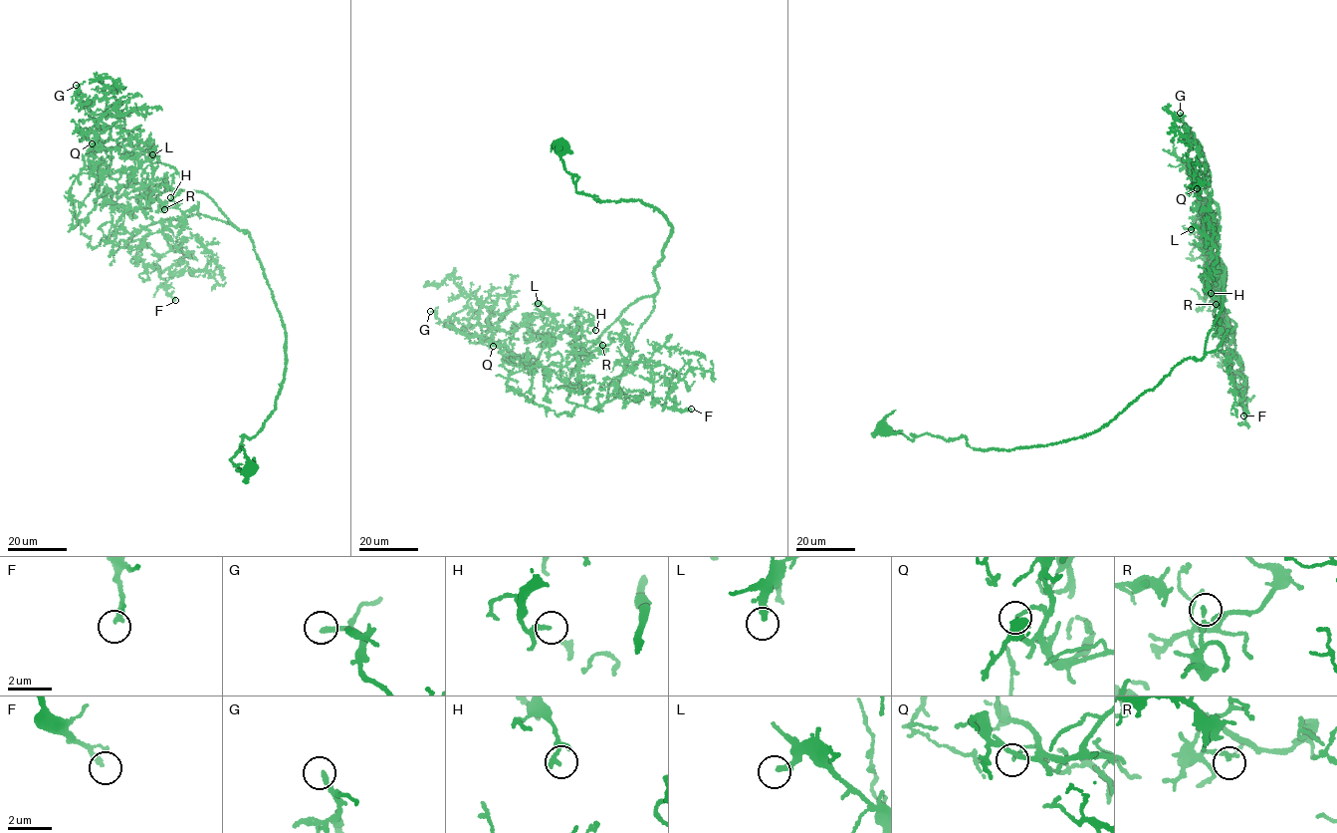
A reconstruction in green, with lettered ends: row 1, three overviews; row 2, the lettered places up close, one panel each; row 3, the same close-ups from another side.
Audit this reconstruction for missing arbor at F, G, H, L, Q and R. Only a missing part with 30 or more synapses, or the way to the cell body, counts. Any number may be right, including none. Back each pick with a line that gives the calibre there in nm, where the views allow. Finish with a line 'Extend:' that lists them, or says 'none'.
F: Thickness 150 nm
G: Thickness 220 nm
Extend: F, G

